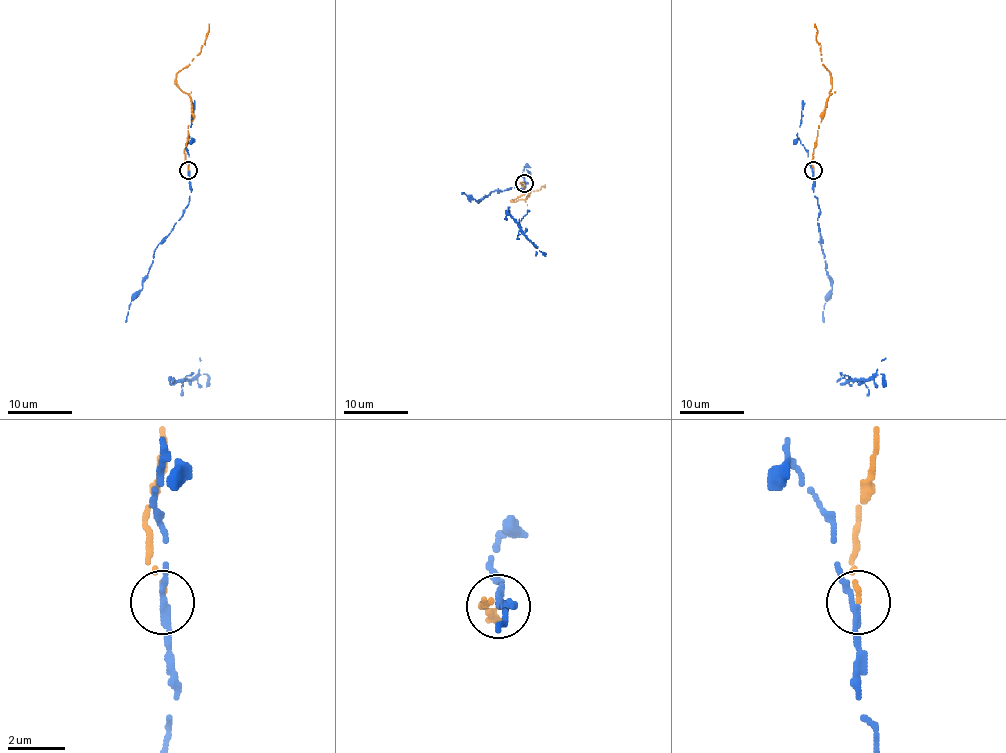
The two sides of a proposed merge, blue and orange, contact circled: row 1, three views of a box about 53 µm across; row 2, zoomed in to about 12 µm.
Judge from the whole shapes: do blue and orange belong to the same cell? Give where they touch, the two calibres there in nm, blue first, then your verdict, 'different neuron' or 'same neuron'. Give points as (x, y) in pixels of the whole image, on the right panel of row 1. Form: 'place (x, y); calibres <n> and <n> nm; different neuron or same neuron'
place (813, 170); calibres 240 and 170 nm; different neuron

